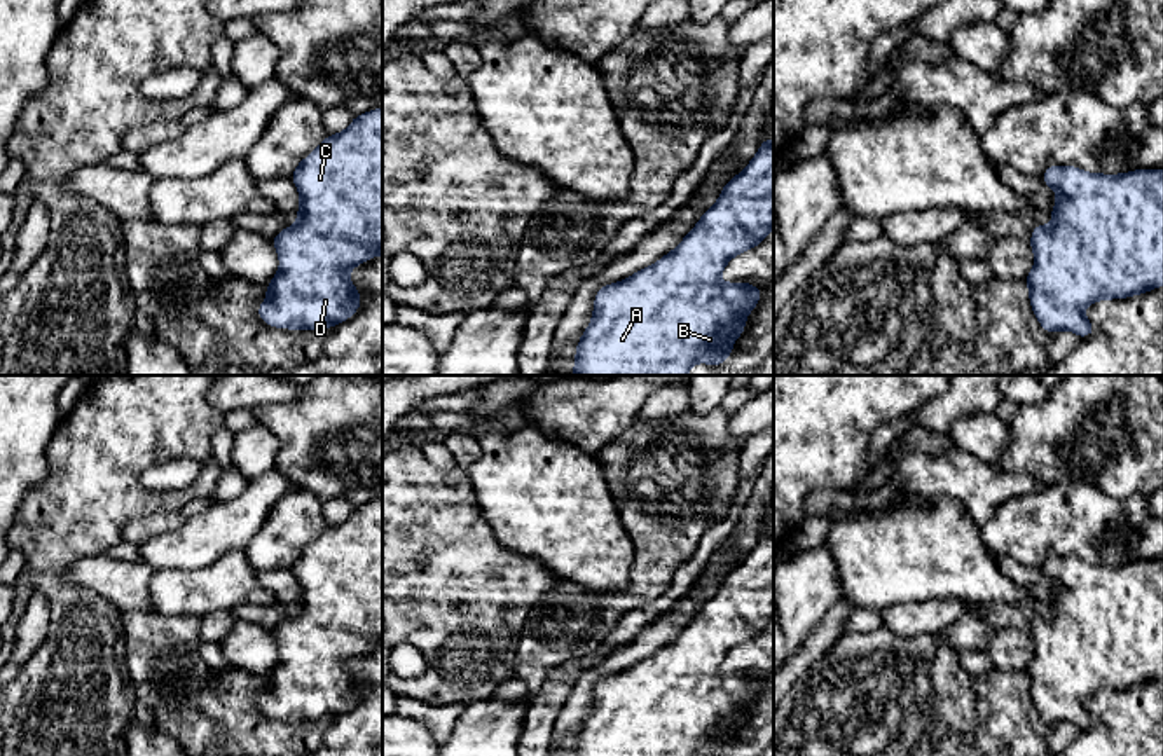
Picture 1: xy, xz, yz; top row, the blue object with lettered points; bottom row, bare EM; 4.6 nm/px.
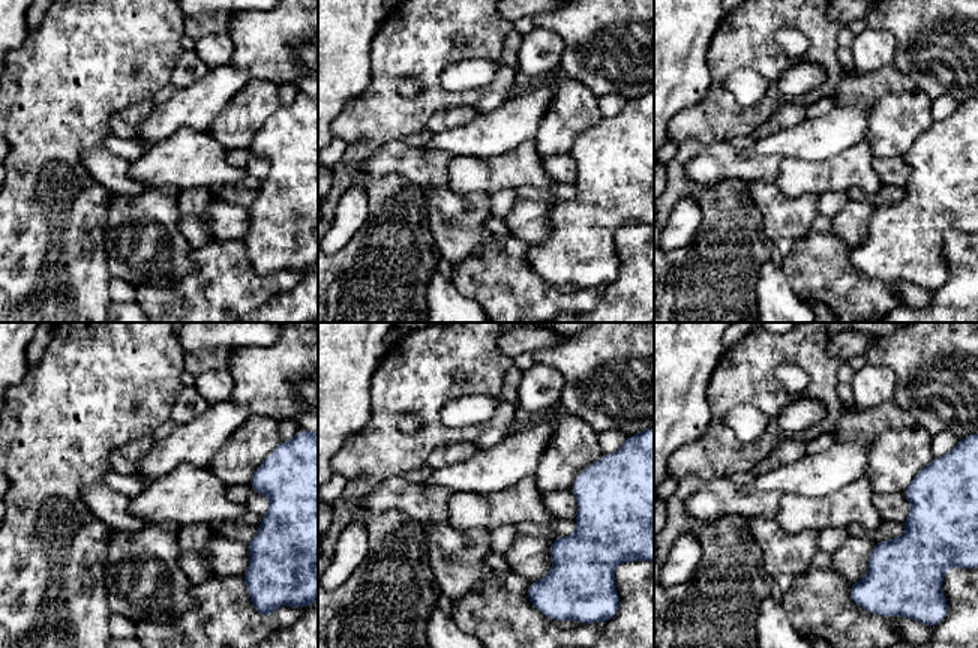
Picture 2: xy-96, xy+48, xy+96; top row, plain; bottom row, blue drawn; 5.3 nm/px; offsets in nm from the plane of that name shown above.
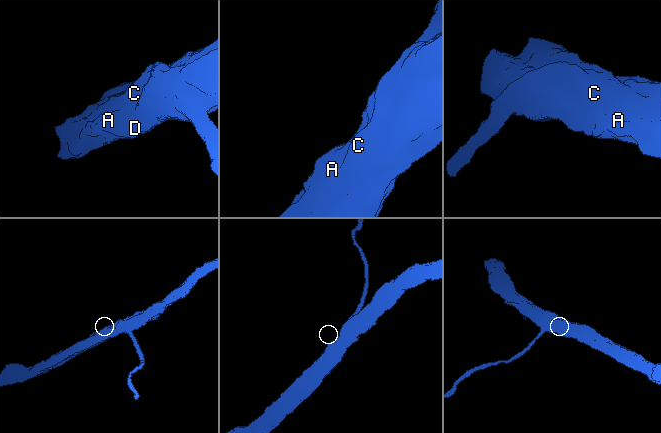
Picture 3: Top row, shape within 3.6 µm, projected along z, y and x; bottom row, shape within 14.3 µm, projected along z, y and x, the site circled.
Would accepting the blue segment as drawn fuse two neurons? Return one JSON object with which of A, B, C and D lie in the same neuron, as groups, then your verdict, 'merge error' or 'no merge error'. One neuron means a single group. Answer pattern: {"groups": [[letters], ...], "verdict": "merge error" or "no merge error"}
{"groups": [["A", "B", "C", "D"]], "verdict": "no merge error"}

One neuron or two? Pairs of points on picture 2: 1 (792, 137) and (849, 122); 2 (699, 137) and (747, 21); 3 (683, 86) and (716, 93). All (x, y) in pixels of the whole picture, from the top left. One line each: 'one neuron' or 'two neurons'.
1: one neuron
2: one neuron
3: two neurons

